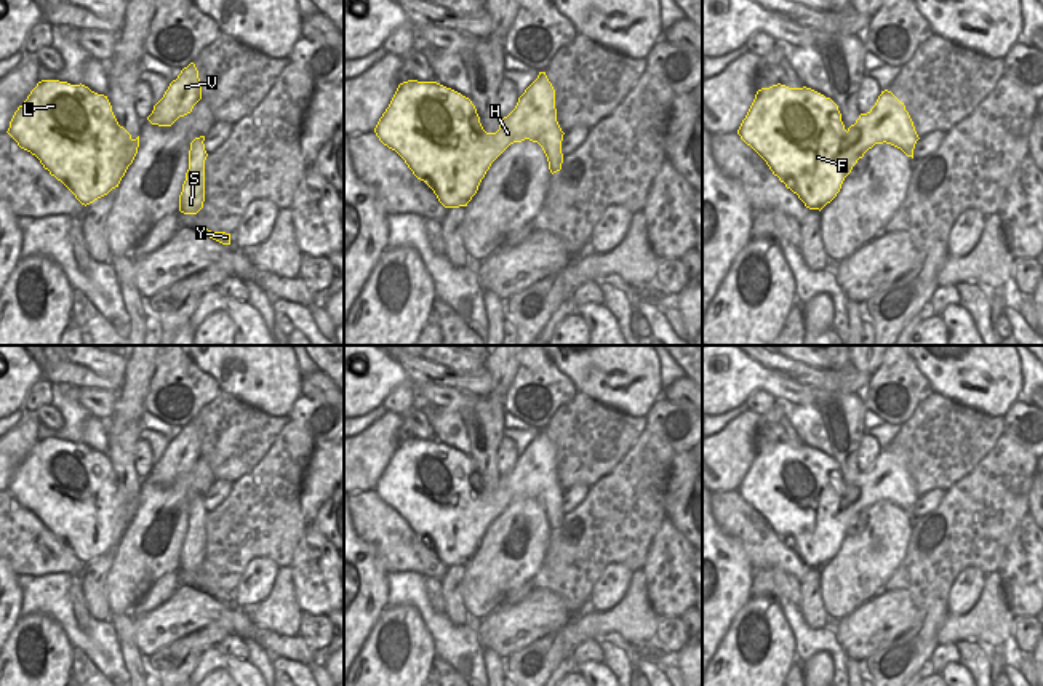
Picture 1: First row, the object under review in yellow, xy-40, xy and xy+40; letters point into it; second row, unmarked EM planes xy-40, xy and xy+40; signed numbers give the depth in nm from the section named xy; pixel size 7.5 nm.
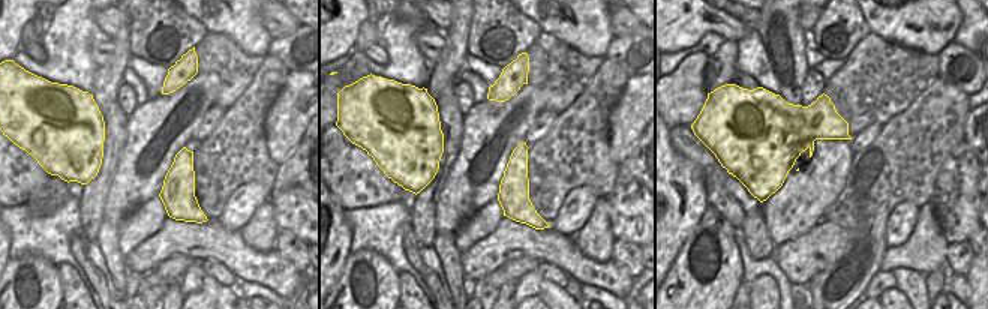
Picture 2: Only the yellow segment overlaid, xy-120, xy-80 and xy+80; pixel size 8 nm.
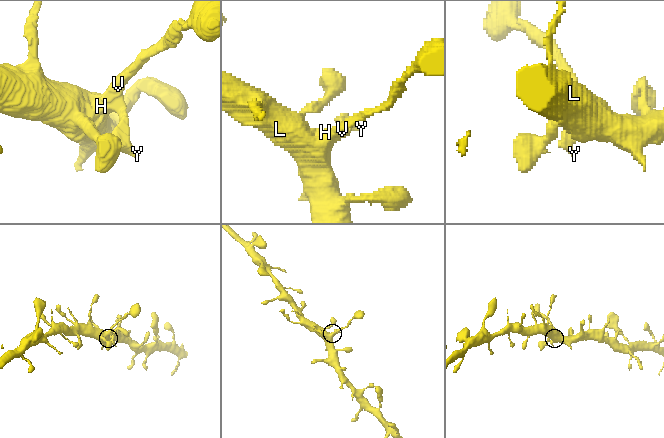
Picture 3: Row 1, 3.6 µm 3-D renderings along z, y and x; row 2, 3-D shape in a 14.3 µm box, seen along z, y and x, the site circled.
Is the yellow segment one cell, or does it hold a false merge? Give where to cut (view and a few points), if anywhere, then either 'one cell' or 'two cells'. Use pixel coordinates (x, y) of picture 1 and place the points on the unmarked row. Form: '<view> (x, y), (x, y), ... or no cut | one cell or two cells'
no cut | one cell

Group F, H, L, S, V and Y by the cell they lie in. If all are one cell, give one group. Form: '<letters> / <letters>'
F H L S V Y

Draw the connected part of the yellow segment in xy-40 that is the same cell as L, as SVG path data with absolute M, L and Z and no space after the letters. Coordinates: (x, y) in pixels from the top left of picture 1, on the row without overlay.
M59 438L38 440L14 470L6 491L85 564L118 545L139 505L139 494L133 497L118 483L107 454Z

